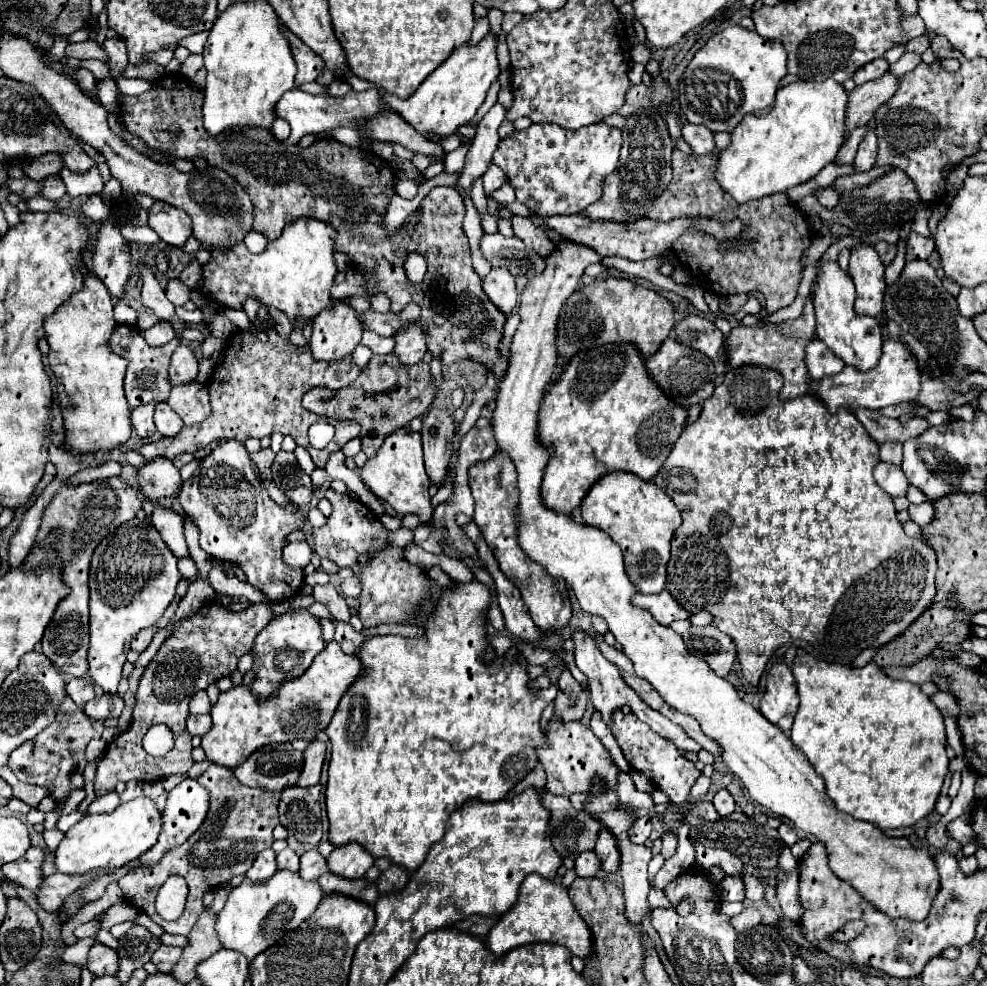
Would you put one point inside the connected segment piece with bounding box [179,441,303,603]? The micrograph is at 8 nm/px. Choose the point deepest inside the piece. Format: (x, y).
(238, 522)

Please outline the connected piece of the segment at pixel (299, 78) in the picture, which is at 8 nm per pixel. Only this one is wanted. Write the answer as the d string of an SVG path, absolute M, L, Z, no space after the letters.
M283 27L283 33L287 35L287 39L291 41L291 49L293 49L293 57L297 63L297 75L295 75L295 85L303 85L303 83L311 83L317 81L317 77L321 75L321 71L325 69L325 61L313 53L299 37L295 37L289 29Z

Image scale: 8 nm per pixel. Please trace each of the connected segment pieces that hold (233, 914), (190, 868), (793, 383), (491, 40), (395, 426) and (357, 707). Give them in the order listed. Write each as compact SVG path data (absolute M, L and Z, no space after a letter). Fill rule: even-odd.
M279 869L269 881L255 883L251 879L245 879L241 885L237 885L229 899L219 913L217 919L217 935L223 947L243 953L249 961L271 947L277 939L281 939L287 931L293 931L303 923L307 917L313 915L313 911L319 907L323 899L323 889L319 881L305 881L299 871Z
M211 765L211 769L207 769L197 781L211 793L211 805L203 825L183 845L179 845L177 849L171 849L153 869L147 869L141 873L129 873L119 879L119 887L123 891L125 901L129 901L139 911L147 913L155 923L159 923L167 933L173 933L173 935L189 935L199 913L203 911L205 891L211 891L223 883L229 883L239 873L247 873L257 853L271 847L273 829L279 823L277 805L279 805L281 793L247 787L239 783L233 771L223 765ZM169 875L185 877L189 887L185 911L177 921L165 921L155 911L155 895Z
M807 299L803 315L799 319L783 323L765 323L755 327L745 325L735 327L727 339L727 359L731 367L753 363L781 371L785 379L781 399L797 399L807 395L811 389L811 377L805 363L805 347L813 341L813 337L815 337L815 311L811 309L811 299Z
M489 33L477 45L459 45L455 51L441 63L433 75L429 75L421 87L409 99L399 99L387 93L383 99L397 111L405 121L409 121L419 133L437 133L437 135L451 135L457 127L469 123L477 109L483 105L491 83L499 75L499 59L497 59L497 43L499 37Z
M395 353L389 355L373 355L371 361L365 365L361 377L357 377L349 387L331 391L313 387L303 397L303 407L313 411L319 417L329 419L355 419L361 423L361 439L363 439L363 451L367 457L373 457L379 447L383 445L383 439L393 435L395 431L407 427L415 417L423 417L433 399L437 397L439 387L433 385L431 367L427 363L417 365L403 365Z
M475 579L469 583L451 581L451 585L453 587L441 589L441 597L439 597L433 613L427 619L425 635L413 637L413 639L401 637L401 635L375 635L361 645L361 649L357 651L357 657L363 663L363 671L355 679L355 683L349 685L347 693L339 701L339 707L337 707L329 727L325 729L325 733L333 745L333 753L331 753L331 761L329 761L329 783L327 783L327 791L325 791L331 843L341 845L341 843L357 841L373 857L385 857L387 855L391 859L391 863L407 867L409 871L415 871L425 861L429 847L443 837L445 823L447 823L449 815L453 811L457 811L467 799L479 797L483 801L499 801L507 795L507 791L513 789L513 785L517 781L521 781L527 773L533 771L533 767L537 765L535 749L539 749L541 745L547 743L547 739L539 727L539 717L541 717L543 709L555 699L555 695L559 691L556 684L551 684L545 691L531 687L533 679L527 673L527 659L523 657L521 651L517 651L515 661L509 661L503 655L503 657L495 657L493 663L487 665L483 661L483 657L485 657L485 651L489 645L489 641L487 641L487 609L491 605L491 589L487 585L475 581Z

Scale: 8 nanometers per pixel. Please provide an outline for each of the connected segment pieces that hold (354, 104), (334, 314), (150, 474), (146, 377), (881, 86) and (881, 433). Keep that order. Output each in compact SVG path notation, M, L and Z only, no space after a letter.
M299 89L287 91L281 101L275 105L275 115L279 119L285 119L291 125L291 137L289 143L297 143L307 133L321 133L335 127L353 127L357 129L357 123L373 117L381 111L381 97L377 91L349 91L347 97L323 97L323 95L311 95Z
M335 299L331 307L313 317L311 353L323 361L339 361L361 343L363 325L347 299Z
M153 457L149 465L145 465L139 471L137 479L143 495L151 501L173 497L177 487L181 485L179 469L173 465L169 457Z
M117 325L111 339L109 339L109 347L113 353L121 355L127 359L127 375L125 375L125 395L129 401L129 407L135 409L139 405L147 405L147 403L161 403L169 399L171 393L171 381L169 381L169 363L171 363L171 353L173 349L181 345L179 339L169 341L167 345L161 347L151 347L141 329L137 325Z
M887 71L879 79L867 81L865 85L859 85L851 91L849 93L849 117L847 117L849 131L855 127L867 125L871 117L875 115L875 111L879 109L879 105L883 105L895 95L895 91L899 89L899 81L901 79L897 75Z
M857 407L857 409L851 409L851 413L863 423L867 433L877 443L885 443L885 441L899 441L899 443L903 443L907 439L919 437L921 433L925 433L929 429L929 423L923 417L913 417L907 423L899 423L897 419L885 417L877 409Z

